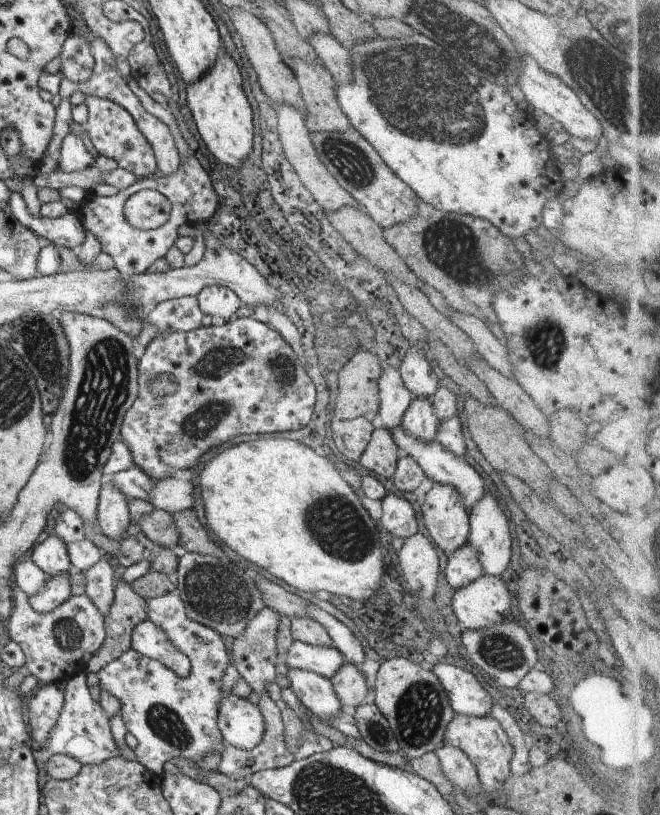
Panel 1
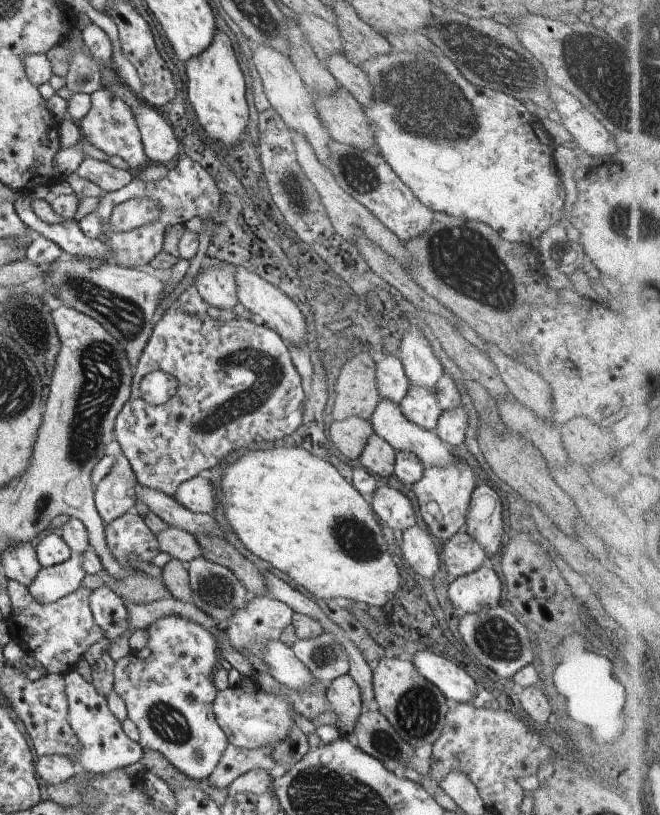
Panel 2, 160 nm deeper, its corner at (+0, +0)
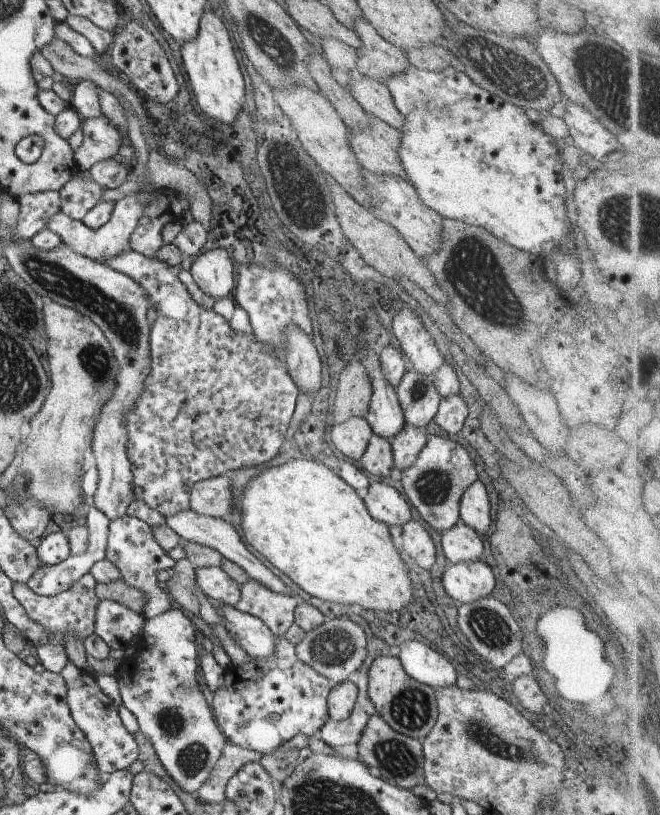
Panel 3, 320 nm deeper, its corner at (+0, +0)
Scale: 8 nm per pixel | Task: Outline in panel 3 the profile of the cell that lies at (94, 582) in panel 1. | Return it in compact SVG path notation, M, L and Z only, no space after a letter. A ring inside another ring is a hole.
M102 599L97 606L95 633L110 650L122 650L140 636L145 619L116 601Z

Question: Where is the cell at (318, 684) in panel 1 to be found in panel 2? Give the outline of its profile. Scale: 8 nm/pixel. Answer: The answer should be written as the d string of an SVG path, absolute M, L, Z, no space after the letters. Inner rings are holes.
M271 640L265 644L263 661L269 673L281 686L297 691L311 687L316 681L309 668L294 654L292 647L279 640Z

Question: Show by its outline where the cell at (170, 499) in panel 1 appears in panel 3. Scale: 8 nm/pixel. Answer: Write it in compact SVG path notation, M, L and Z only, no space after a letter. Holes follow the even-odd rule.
M230 476L212 477L195 484L190 491L191 509L198 514L228 518L232 514L234 506L234 494L232 494L232 481Z

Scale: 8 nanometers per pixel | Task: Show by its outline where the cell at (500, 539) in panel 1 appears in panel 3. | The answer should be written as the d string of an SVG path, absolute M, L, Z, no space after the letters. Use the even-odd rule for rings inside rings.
M480 480L474 481L464 491L459 515L460 519L480 536L490 528L492 524L491 500L488 500L487 488L484 488L484 483Z

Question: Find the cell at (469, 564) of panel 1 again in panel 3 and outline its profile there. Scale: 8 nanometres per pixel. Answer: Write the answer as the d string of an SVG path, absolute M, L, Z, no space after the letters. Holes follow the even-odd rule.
M462 519L442 532L441 545L449 564L483 558L484 542Z

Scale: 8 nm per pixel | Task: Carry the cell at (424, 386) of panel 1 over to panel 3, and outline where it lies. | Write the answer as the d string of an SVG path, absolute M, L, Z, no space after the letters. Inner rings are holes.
M402 308L392 322L392 330L400 348L404 350L410 368L431 377L444 363L444 357L436 346L434 337L424 327L416 310Z

